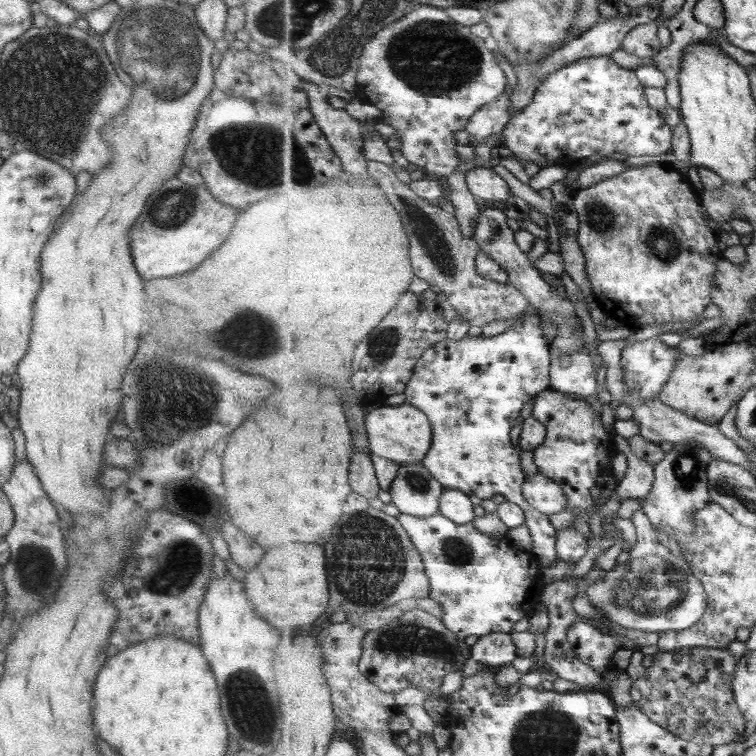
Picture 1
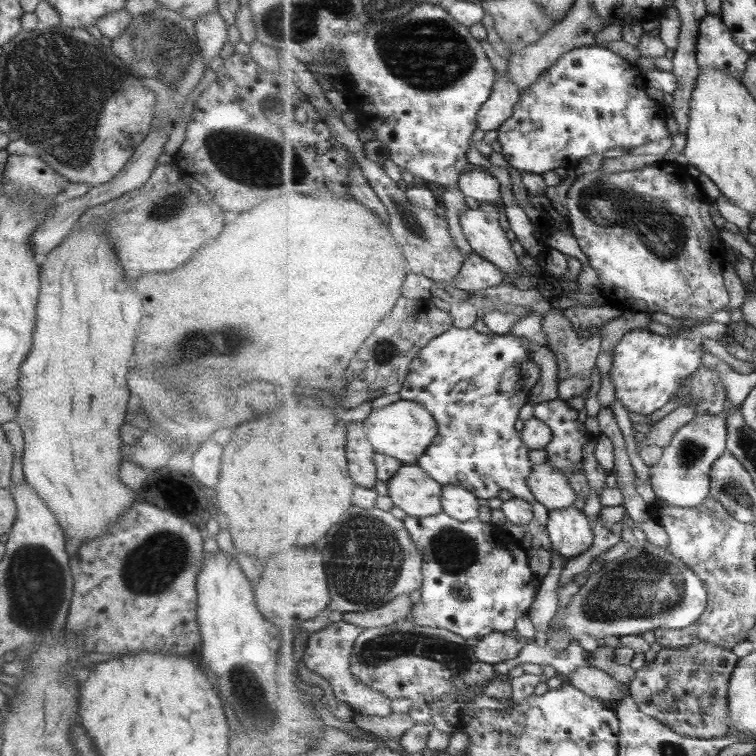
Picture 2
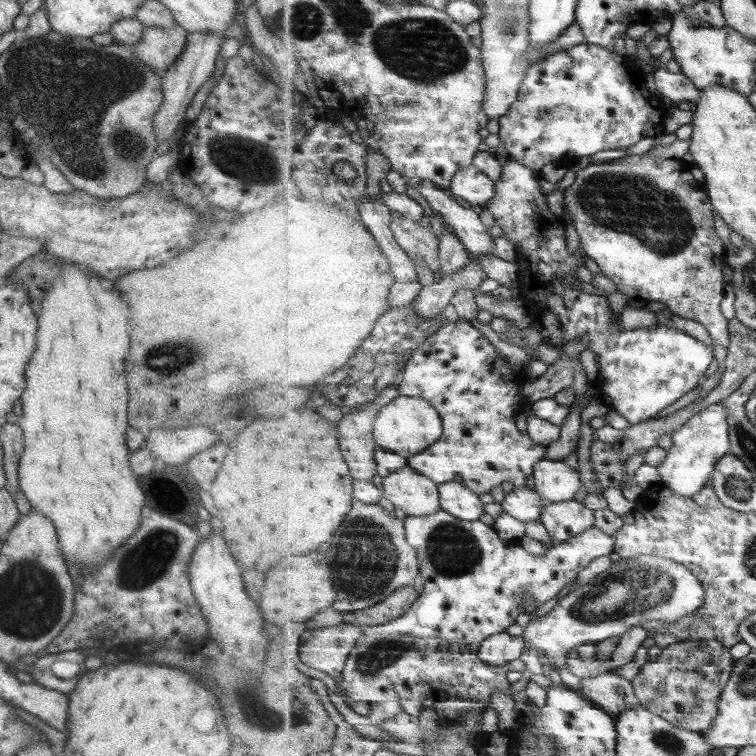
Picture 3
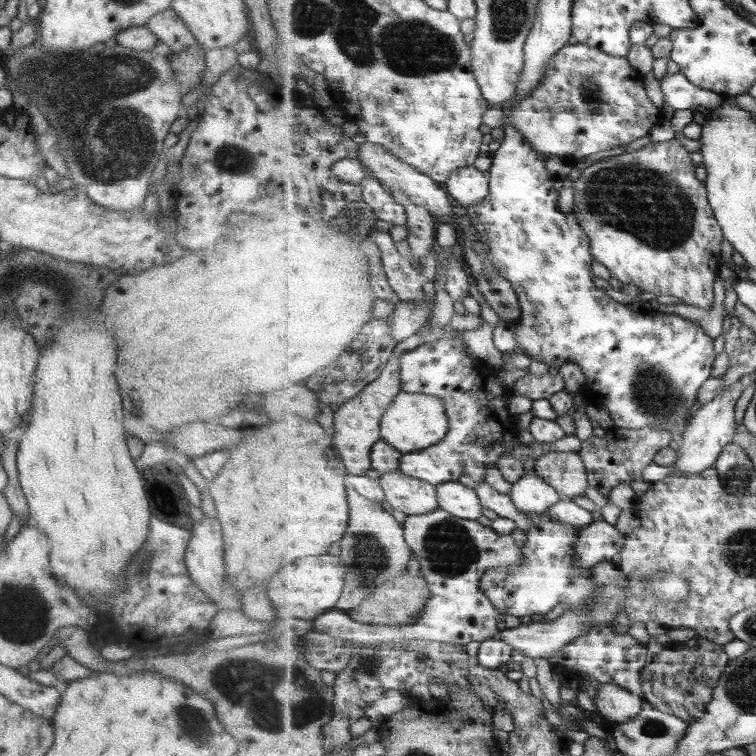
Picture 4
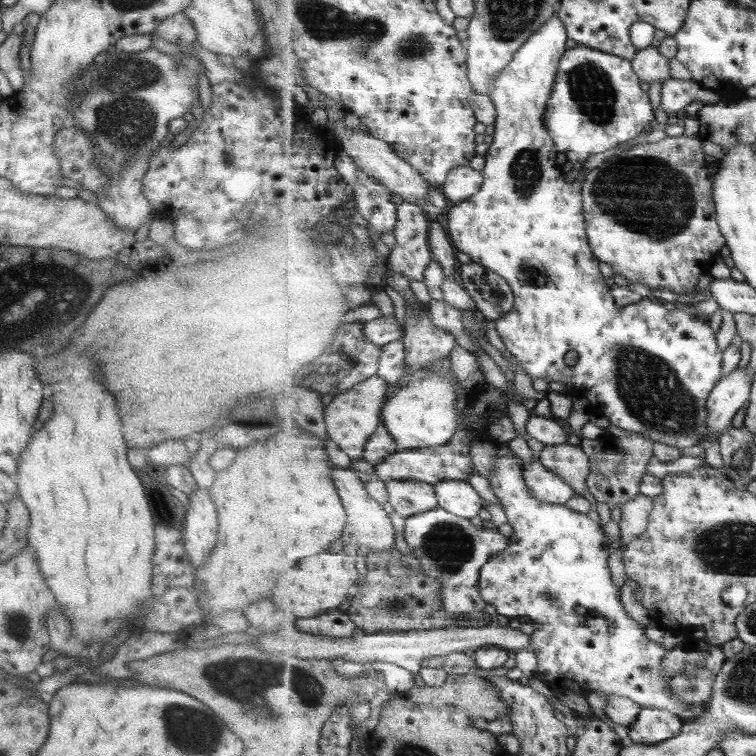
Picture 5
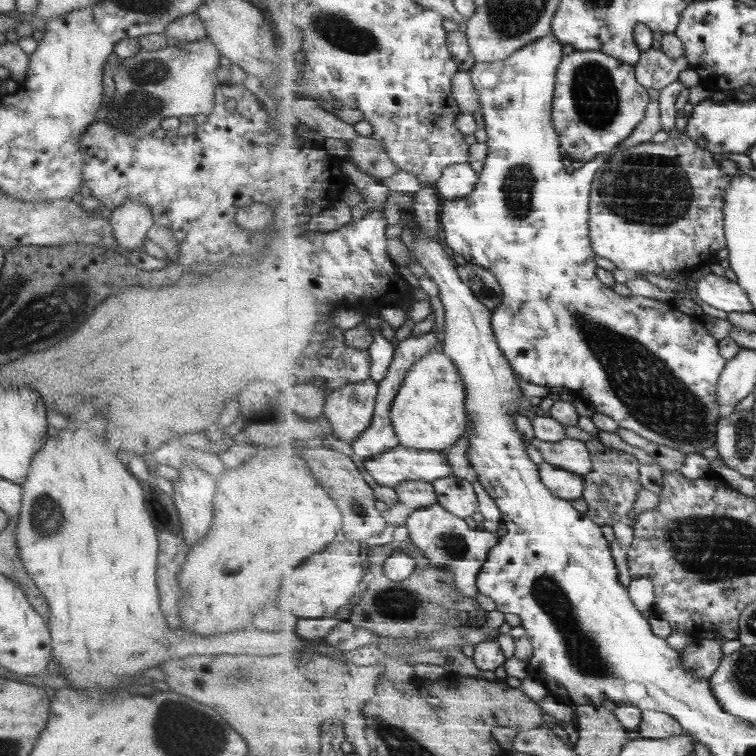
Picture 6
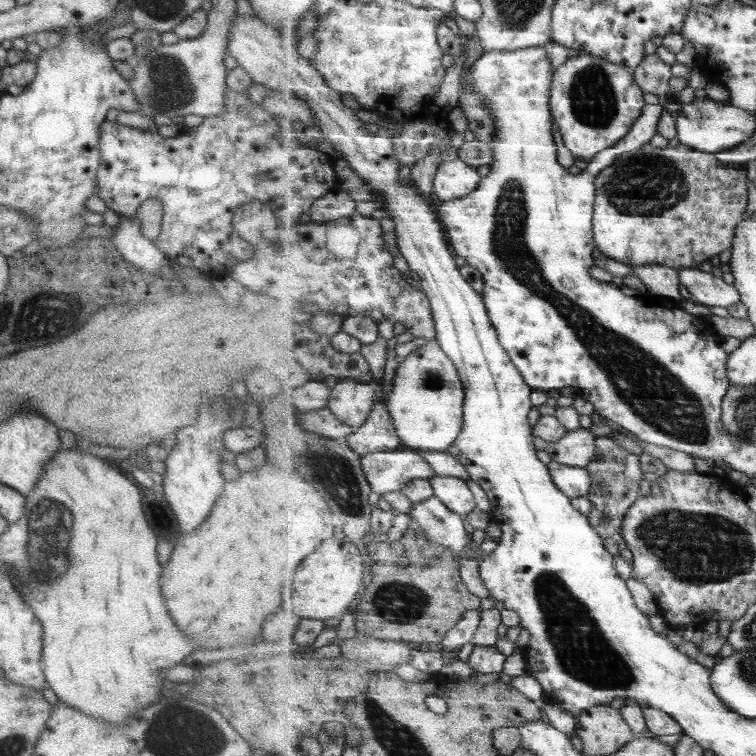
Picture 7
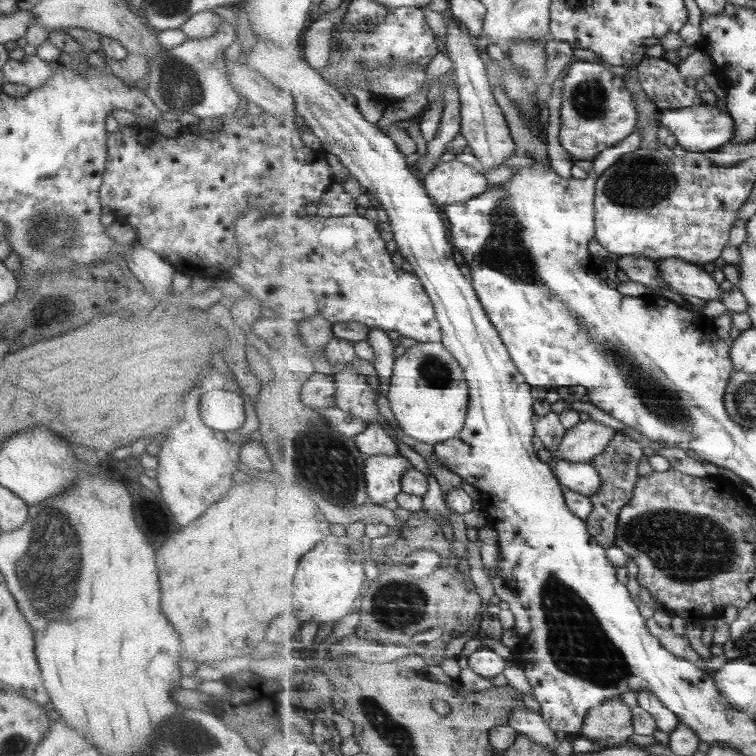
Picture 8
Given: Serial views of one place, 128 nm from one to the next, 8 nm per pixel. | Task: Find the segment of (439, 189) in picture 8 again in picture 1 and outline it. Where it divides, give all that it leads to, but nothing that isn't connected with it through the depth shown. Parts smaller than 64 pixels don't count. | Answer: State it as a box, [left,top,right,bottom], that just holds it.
[466,167,511,201]

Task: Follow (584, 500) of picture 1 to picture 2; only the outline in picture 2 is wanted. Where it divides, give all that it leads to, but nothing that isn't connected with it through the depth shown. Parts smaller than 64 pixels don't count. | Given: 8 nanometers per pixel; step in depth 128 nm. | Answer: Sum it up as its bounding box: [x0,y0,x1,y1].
[534,398,596,500]

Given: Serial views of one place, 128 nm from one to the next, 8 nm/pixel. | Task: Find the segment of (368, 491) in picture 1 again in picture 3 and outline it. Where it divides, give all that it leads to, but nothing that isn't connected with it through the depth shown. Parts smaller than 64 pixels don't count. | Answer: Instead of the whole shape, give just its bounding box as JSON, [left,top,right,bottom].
[338,374,403,481]

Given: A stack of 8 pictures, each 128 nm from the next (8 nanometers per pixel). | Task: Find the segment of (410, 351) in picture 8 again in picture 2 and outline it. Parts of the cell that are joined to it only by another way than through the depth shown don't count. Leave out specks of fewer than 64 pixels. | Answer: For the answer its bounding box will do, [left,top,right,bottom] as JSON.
[363,398,439,465]

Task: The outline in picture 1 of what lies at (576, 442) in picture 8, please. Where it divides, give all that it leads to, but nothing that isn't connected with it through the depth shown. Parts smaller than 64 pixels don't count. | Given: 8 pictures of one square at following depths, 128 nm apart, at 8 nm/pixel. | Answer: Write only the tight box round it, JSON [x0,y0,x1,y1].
[523,473,568,515]

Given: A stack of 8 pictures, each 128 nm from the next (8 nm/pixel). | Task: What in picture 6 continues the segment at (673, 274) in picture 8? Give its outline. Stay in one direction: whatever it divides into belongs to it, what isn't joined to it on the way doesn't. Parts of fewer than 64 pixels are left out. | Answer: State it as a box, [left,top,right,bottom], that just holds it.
[695,273,755,314]

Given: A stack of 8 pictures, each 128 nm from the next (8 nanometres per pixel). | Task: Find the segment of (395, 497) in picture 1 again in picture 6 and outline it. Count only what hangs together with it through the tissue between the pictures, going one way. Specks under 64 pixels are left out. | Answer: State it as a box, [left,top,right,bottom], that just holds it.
[382,480,438,525]

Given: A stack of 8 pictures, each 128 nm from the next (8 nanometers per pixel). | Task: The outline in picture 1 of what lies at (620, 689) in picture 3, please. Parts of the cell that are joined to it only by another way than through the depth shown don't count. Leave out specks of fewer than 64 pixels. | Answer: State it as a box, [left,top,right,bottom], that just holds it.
[542,580,608,692]

